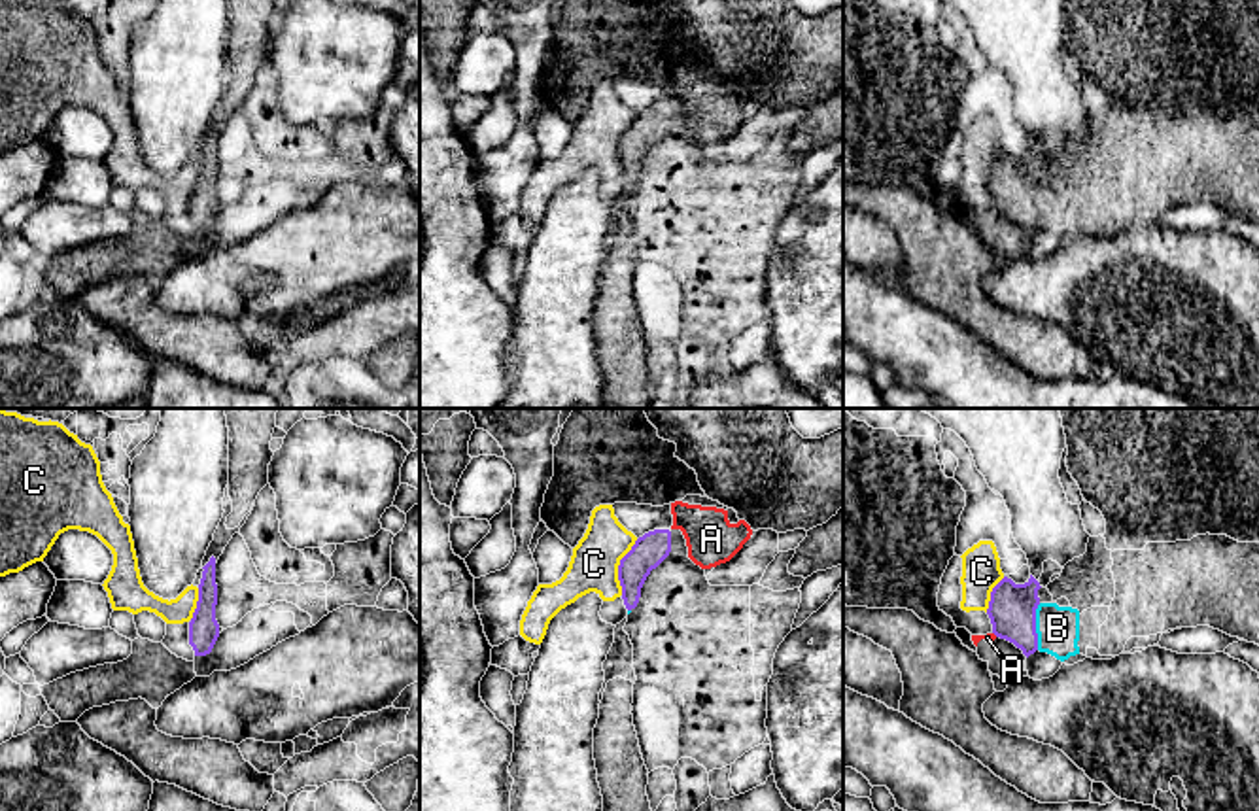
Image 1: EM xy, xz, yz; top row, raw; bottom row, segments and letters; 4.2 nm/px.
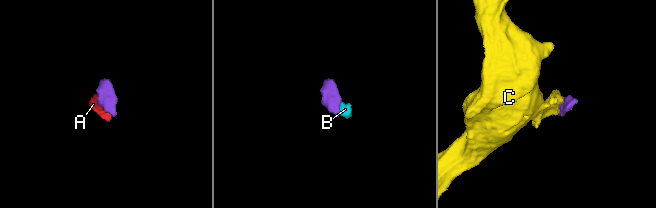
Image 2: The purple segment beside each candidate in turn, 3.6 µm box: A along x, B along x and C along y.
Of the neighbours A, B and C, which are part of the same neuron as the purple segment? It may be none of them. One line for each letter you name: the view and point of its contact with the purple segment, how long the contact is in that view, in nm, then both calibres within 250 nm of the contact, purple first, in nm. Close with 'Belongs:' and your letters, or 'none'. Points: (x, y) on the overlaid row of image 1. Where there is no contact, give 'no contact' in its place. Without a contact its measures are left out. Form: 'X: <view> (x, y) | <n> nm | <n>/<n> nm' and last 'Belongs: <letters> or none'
B: yz (1034, 626) | 200 nm | 200/180 nm
Belongs: B

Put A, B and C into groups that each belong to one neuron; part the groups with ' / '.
A / B / C

